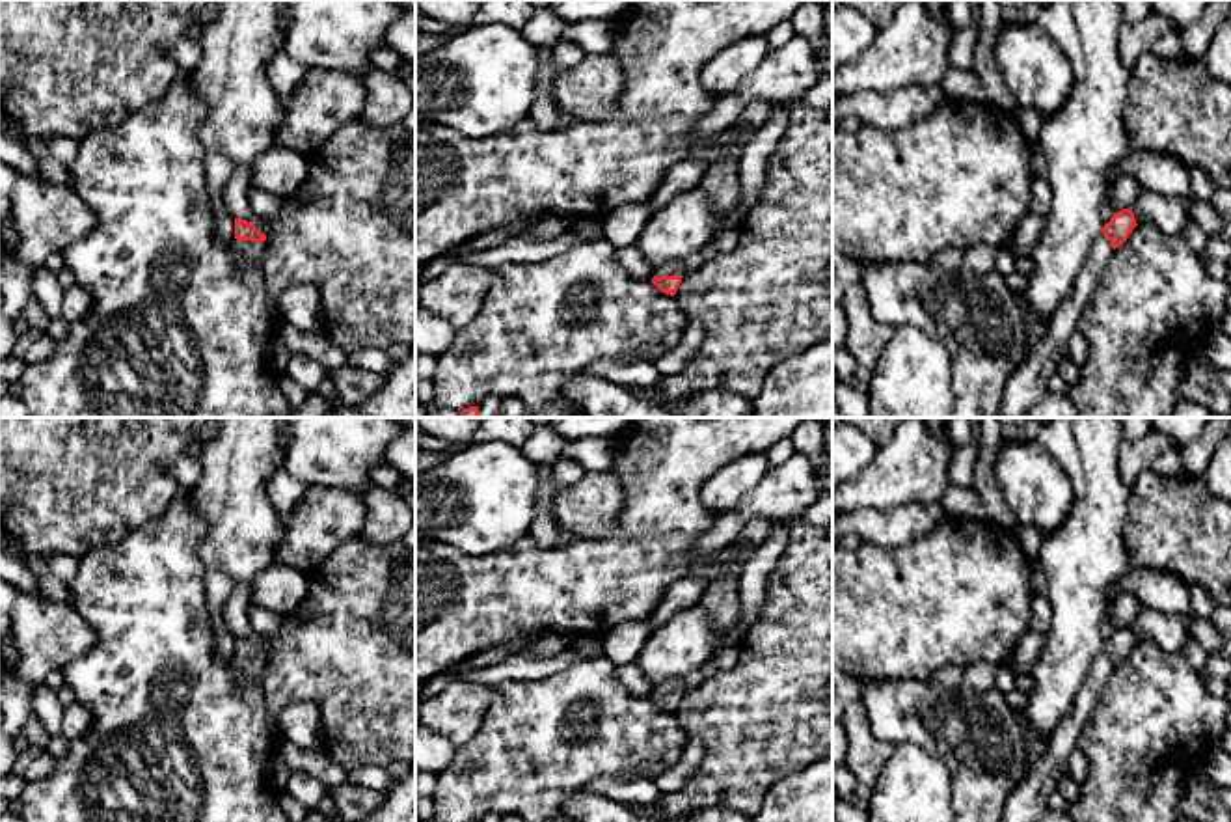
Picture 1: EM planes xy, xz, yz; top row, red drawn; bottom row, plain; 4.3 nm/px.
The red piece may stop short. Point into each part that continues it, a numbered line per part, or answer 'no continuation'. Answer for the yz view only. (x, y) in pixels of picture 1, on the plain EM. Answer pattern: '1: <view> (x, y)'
1: yz (1028, 802)

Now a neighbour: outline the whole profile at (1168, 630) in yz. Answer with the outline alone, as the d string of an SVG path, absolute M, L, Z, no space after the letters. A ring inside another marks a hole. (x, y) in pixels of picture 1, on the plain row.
M1143 608L1132 623L1136 641L1153 641L1168 652L1179 652L1192 637L1194 617Z

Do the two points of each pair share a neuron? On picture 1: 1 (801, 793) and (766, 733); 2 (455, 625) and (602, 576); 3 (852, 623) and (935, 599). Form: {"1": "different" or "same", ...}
{"1": "different", "2": "same", "3": "same"}

